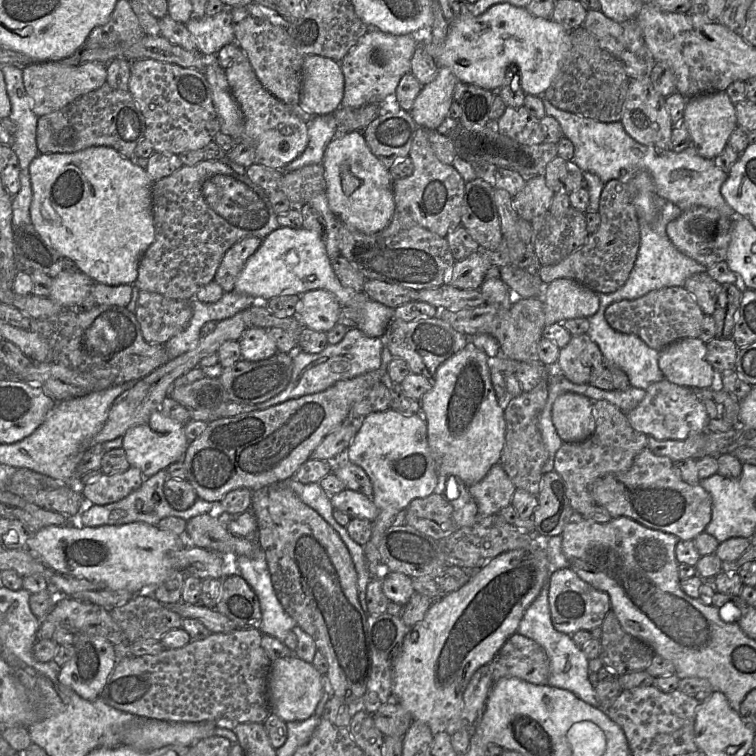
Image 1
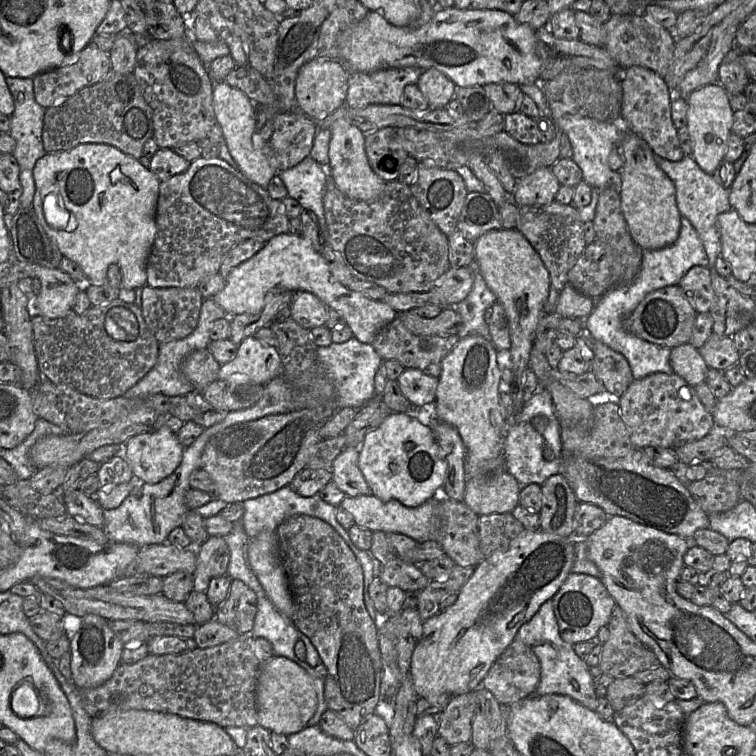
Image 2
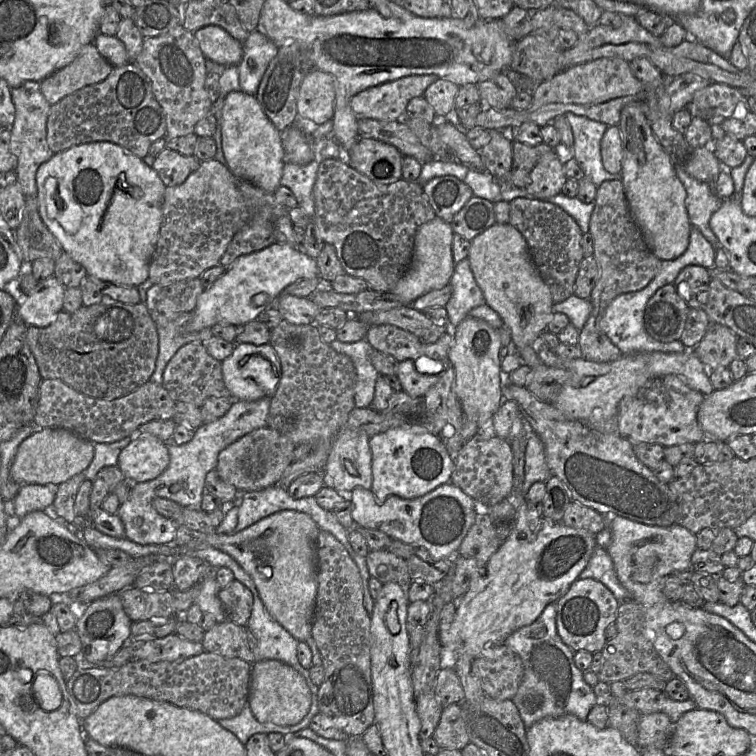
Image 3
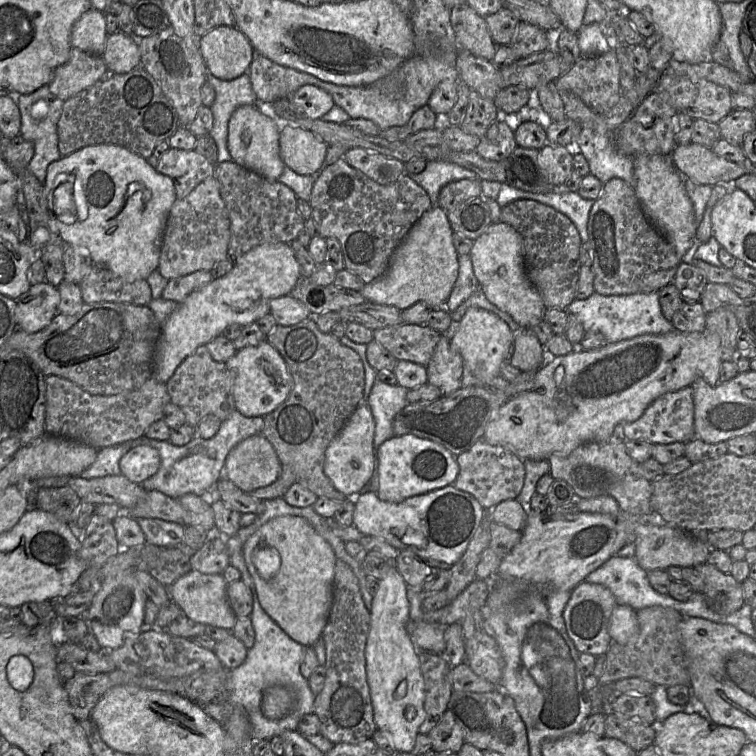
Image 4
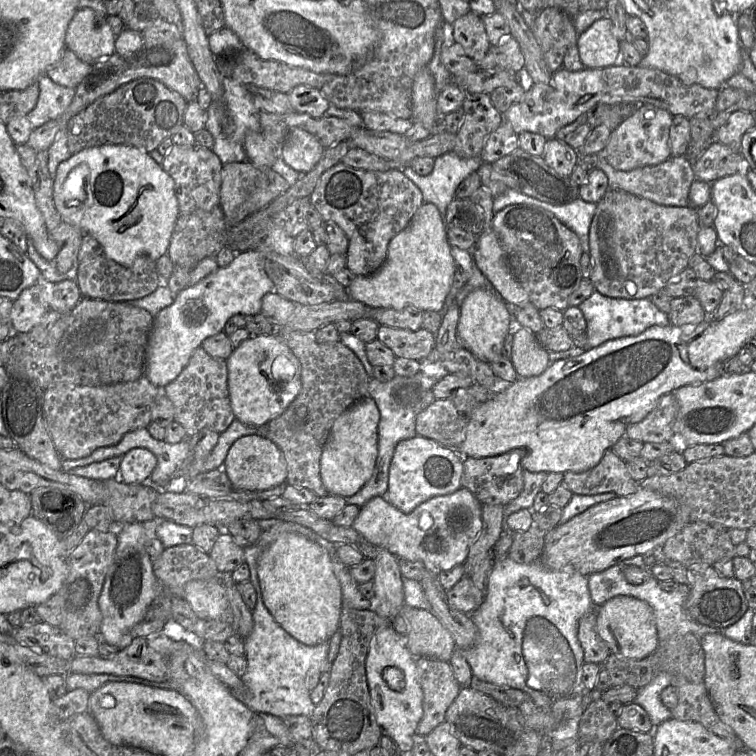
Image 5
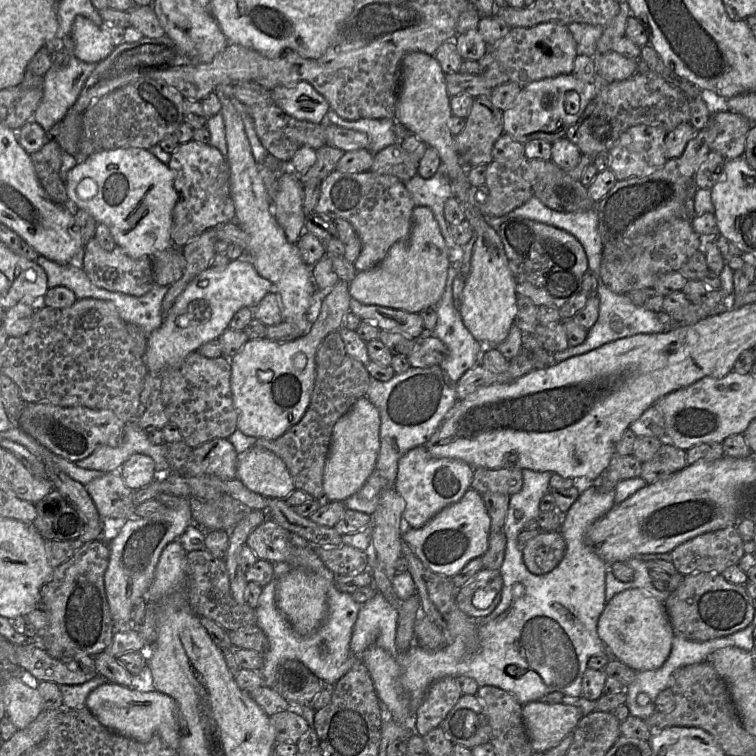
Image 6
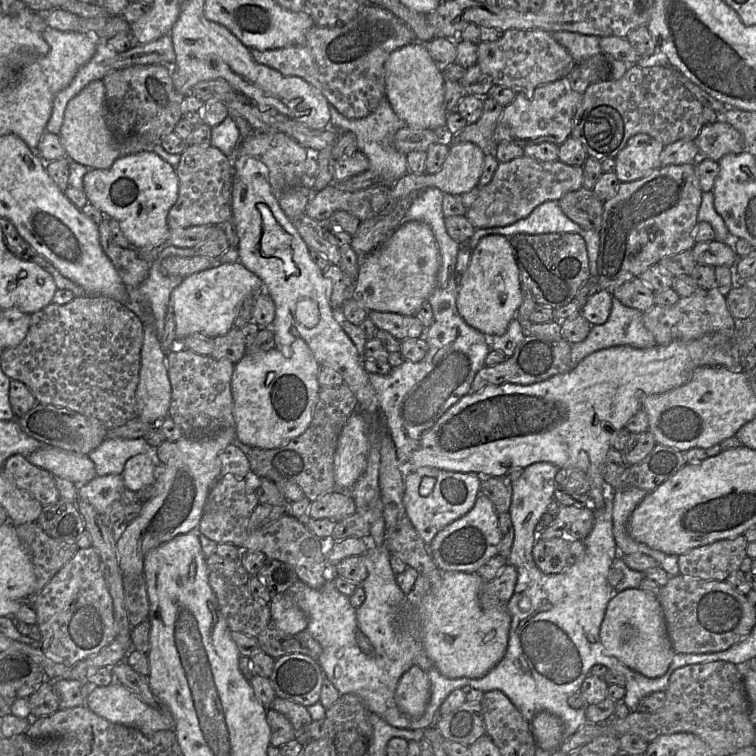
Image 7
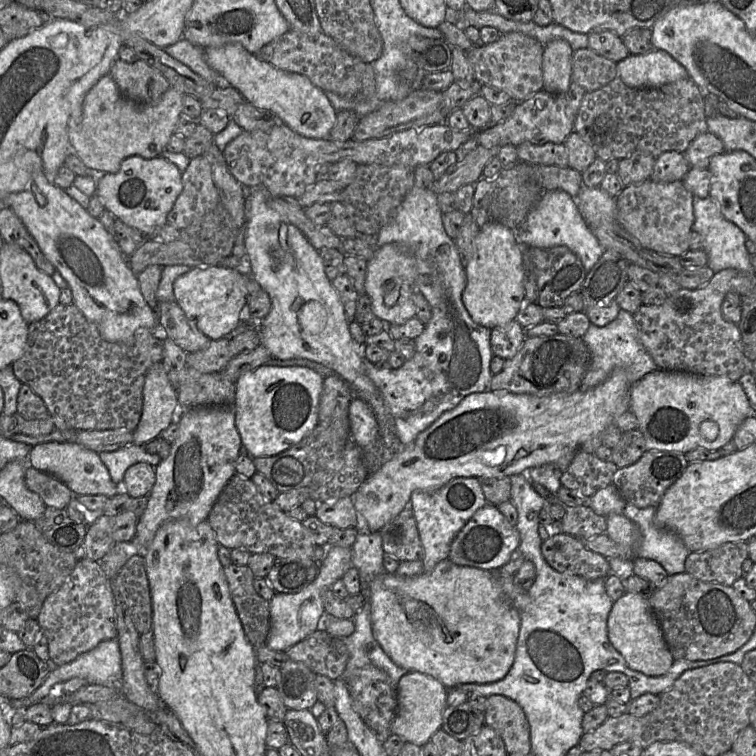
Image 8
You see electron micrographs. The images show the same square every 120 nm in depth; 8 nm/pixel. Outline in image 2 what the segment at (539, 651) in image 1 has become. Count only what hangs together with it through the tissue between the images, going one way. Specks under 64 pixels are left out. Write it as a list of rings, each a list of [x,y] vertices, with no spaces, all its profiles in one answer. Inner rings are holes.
[[[514,639],[488,670],[481,685],[500,705],[513,705],[534,694],[540,663],[530,647]]]

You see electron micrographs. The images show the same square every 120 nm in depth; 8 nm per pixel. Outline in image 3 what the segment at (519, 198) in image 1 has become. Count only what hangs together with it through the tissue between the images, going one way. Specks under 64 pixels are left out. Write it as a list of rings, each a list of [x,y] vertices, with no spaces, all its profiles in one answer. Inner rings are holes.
[[[551,151],[533,167],[524,189],[531,197],[546,200],[561,193],[566,180],[563,161],[556,151]]]

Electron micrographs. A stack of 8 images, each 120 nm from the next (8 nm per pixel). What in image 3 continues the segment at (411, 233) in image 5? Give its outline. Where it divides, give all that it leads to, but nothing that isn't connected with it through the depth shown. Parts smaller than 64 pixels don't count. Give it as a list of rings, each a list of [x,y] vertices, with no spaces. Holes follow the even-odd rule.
[[[437,216],[418,229],[411,263],[405,274],[391,290],[391,293],[396,295],[404,305],[411,305],[420,296],[450,284],[456,265],[452,254],[453,235],[451,224]]]

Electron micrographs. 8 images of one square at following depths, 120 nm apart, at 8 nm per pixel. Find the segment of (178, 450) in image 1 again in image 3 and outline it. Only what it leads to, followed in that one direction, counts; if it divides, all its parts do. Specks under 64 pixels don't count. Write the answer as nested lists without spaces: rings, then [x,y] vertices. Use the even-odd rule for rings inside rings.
[[[135,433],[135,438],[122,449],[118,457],[118,467],[130,482],[155,479],[169,463],[167,444],[149,433]]]

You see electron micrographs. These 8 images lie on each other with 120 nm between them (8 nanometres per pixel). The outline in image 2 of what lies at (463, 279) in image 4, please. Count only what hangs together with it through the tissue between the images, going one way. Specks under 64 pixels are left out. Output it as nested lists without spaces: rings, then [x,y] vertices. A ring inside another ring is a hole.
[[[472,261],[468,267],[472,270],[474,281],[466,298],[448,309],[455,310],[462,318],[462,324],[458,331],[458,337],[465,338],[471,335],[479,335],[491,341],[489,326],[484,318],[484,312],[491,308],[496,301],[493,292],[487,287],[478,265]]]

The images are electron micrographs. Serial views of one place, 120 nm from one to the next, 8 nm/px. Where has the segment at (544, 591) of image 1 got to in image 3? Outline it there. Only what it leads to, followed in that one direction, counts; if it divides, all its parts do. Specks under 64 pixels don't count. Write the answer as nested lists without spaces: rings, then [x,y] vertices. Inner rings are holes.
[[[556,602],[549,603],[533,623],[518,629],[503,643],[522,660],[524,675],[512,701],[519,710],[526,731],[545,718],[574,715],[586,721],[592,707],[598,703],[593,687],[585,682],[584,672],[574,662],[574,652],[557,632],[556,615]]]

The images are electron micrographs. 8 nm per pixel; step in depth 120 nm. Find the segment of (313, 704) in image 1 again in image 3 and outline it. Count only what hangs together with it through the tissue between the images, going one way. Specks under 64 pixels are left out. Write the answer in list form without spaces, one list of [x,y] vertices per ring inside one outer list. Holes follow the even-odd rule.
[[[262,660],[253,664],[248,703],[258,722],[293,726],[307,715],[311,701],[306,680],[292,666],[279,660]]]

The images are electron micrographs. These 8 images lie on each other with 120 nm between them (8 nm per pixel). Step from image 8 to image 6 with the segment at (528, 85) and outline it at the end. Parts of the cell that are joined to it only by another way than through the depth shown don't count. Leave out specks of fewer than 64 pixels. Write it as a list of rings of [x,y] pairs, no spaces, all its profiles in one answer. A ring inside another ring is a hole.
[[[545,22],[532,27],[512,27],[508,34],[489,45],[488,52],[508,75],[509,82],[522,88],[531,82],[571,74],[576,58],[576,42],[567,25]]]

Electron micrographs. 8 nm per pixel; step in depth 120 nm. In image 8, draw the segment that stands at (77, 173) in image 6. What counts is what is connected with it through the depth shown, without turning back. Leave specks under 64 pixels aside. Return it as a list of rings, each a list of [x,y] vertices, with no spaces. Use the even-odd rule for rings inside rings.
[[[162,156],[127,157],[122,161],[118,172],[106,173],[96,184],[96,195],[103,202],[105,209],[125,224],[138,229],[146,237],[154,229],[167,223],[167,215],[182,190],[182,172],[173,162]]]

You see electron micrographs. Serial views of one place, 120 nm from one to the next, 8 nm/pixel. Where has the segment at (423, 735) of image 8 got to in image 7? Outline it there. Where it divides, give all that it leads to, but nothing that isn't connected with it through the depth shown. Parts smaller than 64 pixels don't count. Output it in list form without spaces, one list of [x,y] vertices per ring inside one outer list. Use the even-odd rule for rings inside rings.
[[[413,666],[405,672],[396,688],[399,709],[413,719],[421,718],[429,704],[431,684],[426,671]]]

